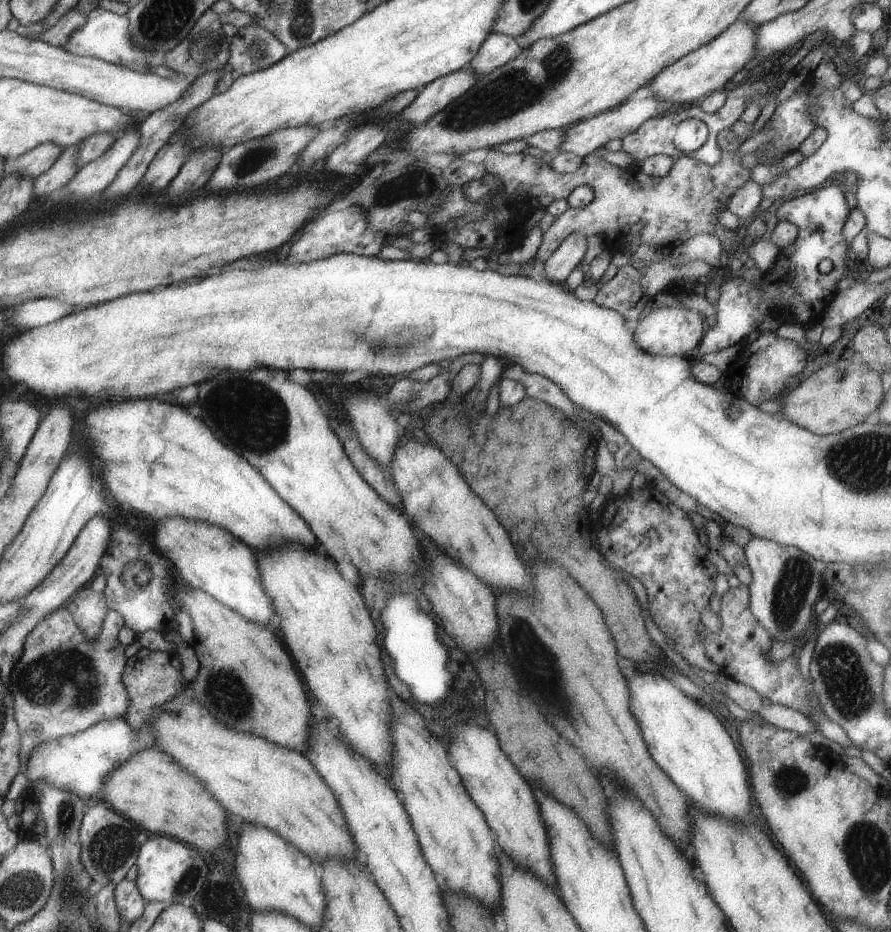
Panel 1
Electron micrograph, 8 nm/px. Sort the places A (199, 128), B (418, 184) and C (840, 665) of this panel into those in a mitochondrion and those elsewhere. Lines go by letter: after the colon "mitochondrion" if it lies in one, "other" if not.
A: other
B: mitochondrion
C: mitochondrion

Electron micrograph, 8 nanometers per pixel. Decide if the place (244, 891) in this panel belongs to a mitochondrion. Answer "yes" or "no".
no

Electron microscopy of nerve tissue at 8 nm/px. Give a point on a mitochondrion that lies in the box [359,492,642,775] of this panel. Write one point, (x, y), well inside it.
(556, 699)

